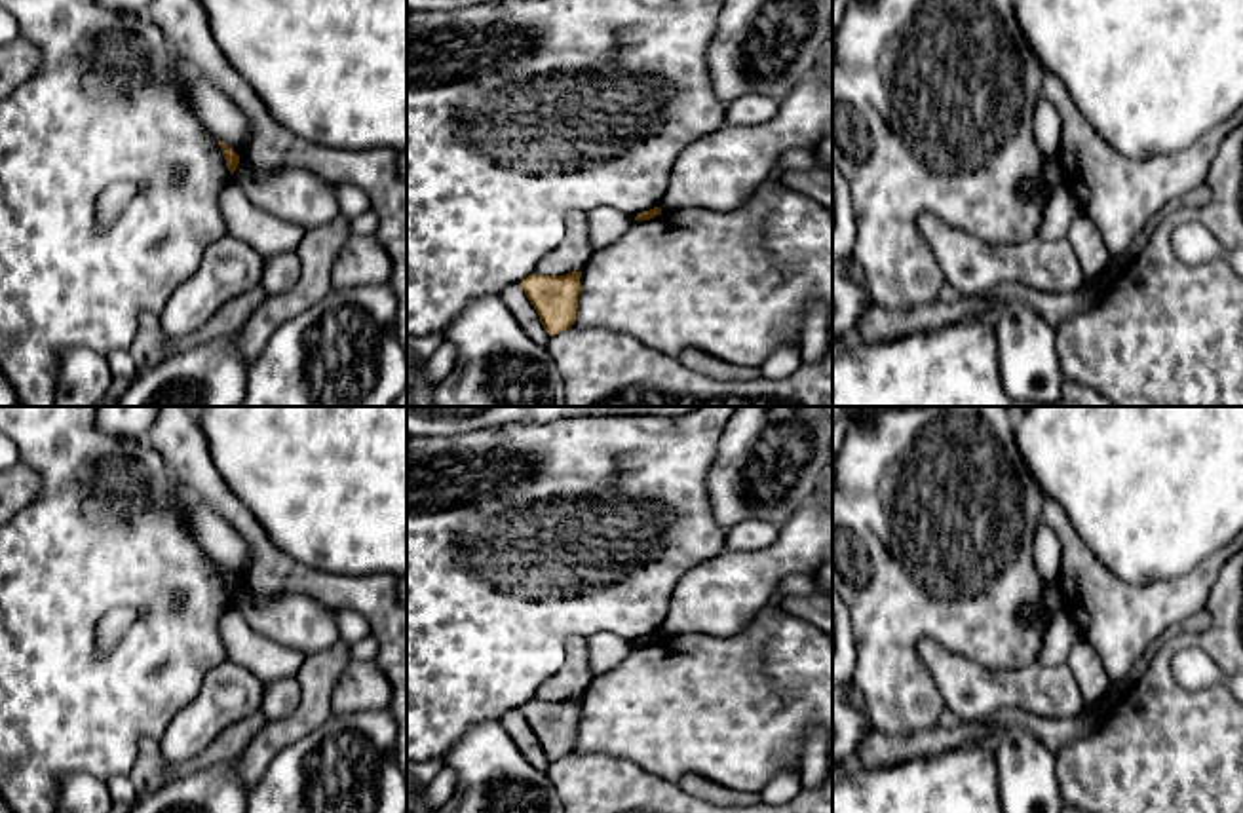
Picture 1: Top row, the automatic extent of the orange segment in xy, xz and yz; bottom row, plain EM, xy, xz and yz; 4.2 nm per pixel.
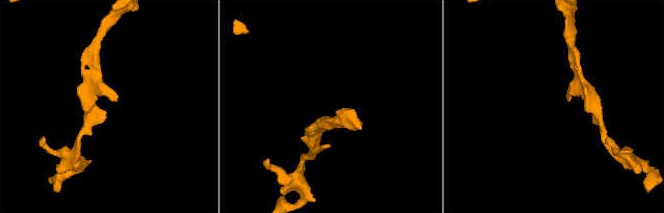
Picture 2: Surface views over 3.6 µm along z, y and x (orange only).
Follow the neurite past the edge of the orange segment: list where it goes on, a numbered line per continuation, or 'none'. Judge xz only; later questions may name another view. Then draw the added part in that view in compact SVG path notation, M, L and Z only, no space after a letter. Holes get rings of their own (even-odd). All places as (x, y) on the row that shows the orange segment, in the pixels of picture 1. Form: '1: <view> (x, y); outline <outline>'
none

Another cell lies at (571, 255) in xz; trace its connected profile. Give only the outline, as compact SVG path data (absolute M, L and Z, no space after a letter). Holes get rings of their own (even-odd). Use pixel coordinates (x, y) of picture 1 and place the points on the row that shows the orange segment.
M568 211L564 217L566 236L563 241L547 253L536 266L540 275L566 275L570 272L582 272L593 255L589 243L587 213Z

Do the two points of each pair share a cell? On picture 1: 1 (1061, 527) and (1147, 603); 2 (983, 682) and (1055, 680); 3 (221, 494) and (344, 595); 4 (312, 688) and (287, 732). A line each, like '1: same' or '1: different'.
1: same
2: same
3: same
4: same

